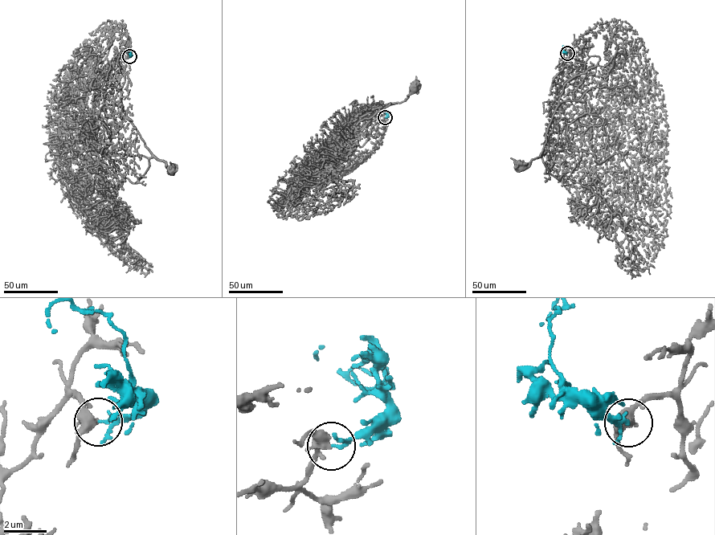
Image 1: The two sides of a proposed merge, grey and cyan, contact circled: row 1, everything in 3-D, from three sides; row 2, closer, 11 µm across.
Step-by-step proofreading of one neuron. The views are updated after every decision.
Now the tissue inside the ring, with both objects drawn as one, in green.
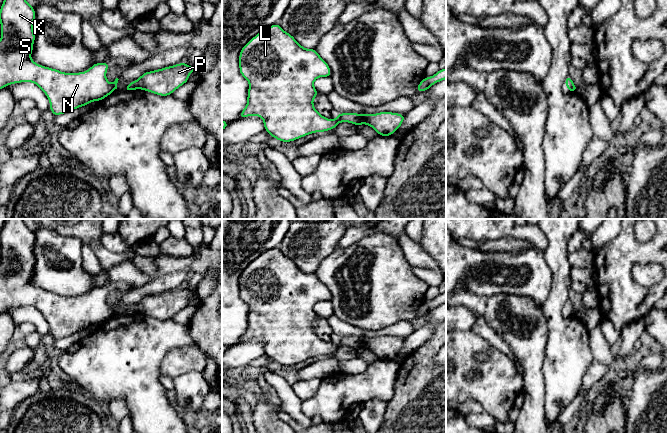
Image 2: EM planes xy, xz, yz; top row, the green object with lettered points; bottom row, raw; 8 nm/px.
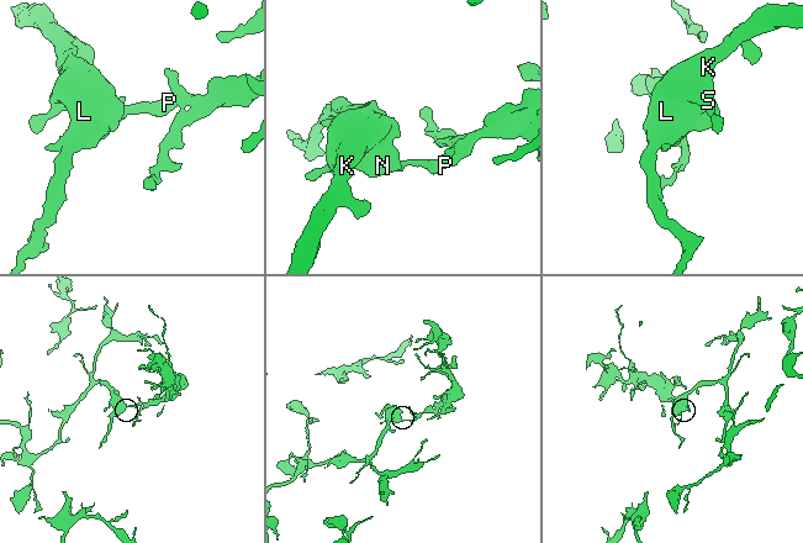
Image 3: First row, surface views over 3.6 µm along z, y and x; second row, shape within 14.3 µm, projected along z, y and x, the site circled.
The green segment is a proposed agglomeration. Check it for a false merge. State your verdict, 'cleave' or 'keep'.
cleave

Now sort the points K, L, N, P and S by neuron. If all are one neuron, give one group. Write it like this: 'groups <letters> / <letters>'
groups K L N S / P

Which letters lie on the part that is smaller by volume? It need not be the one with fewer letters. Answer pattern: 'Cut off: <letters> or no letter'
Cut off: P

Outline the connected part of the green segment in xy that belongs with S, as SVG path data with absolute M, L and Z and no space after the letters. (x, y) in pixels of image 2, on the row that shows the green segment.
M4 0L0 8L0 89L10 84L33 82L45 93L53 115L61 115L93 101L101 101L113 91L106 78L107 62L95 63L89 70L79 73L64 73L39 65L31 59L35 34L33 24L35 9L26 0Z

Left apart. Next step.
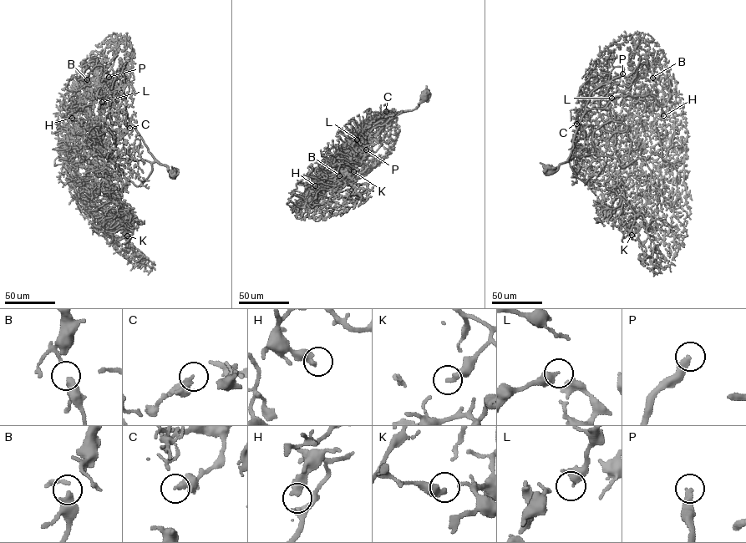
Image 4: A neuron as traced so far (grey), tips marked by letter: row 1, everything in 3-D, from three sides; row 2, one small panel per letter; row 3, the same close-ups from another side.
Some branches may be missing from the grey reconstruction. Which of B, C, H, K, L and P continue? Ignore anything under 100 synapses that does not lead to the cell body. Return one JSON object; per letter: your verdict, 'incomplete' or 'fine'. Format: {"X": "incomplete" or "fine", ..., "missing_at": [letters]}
{"B": "fine", "C": "fine", "H": "fine", "K": "fine", "L": "fine", "P": "incomplete", "missing_at": ["P"]}

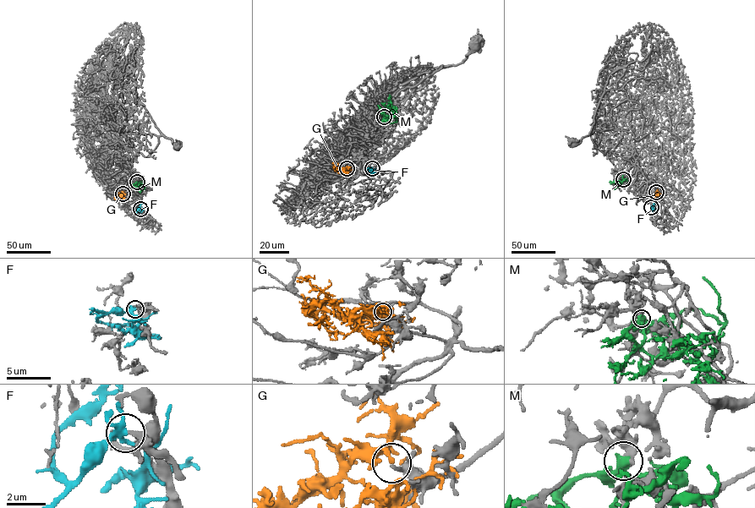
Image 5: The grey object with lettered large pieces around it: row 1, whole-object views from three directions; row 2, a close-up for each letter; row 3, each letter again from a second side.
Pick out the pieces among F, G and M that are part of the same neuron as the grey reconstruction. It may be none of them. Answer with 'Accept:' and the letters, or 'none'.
Accept: none

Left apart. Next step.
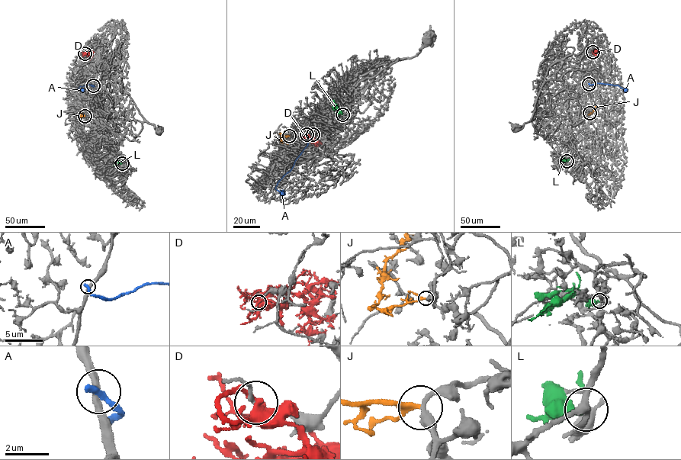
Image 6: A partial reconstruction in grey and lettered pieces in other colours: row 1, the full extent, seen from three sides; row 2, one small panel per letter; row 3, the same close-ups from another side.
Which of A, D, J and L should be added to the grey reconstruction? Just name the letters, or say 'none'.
none

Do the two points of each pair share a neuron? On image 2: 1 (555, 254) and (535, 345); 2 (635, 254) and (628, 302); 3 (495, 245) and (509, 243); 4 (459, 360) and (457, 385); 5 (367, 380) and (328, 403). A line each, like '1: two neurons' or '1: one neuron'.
1: two neurons
2: one neuron
3: one neuron
4: one neuron
5: one neuron

